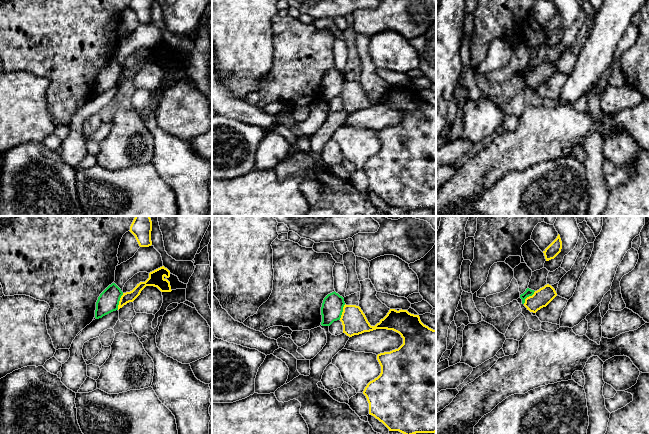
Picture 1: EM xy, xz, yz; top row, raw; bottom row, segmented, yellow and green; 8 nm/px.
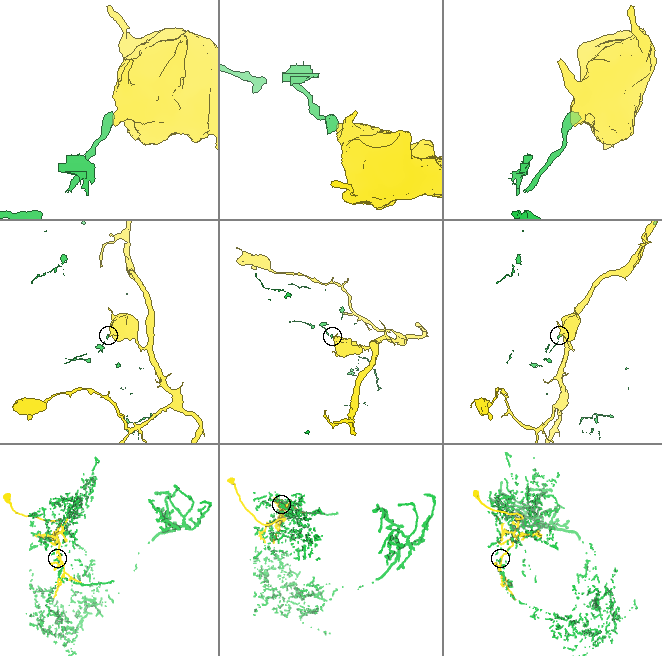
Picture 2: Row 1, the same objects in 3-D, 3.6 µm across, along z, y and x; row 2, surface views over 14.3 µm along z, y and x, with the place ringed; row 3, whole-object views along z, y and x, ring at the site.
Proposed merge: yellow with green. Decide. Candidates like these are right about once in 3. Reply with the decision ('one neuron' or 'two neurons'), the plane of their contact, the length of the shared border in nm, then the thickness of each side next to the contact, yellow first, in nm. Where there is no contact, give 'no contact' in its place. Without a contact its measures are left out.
two neurons; meets yellow in xy; contact 140 nm long; 90 nm thick on the yellow side, 170 nm on the other

